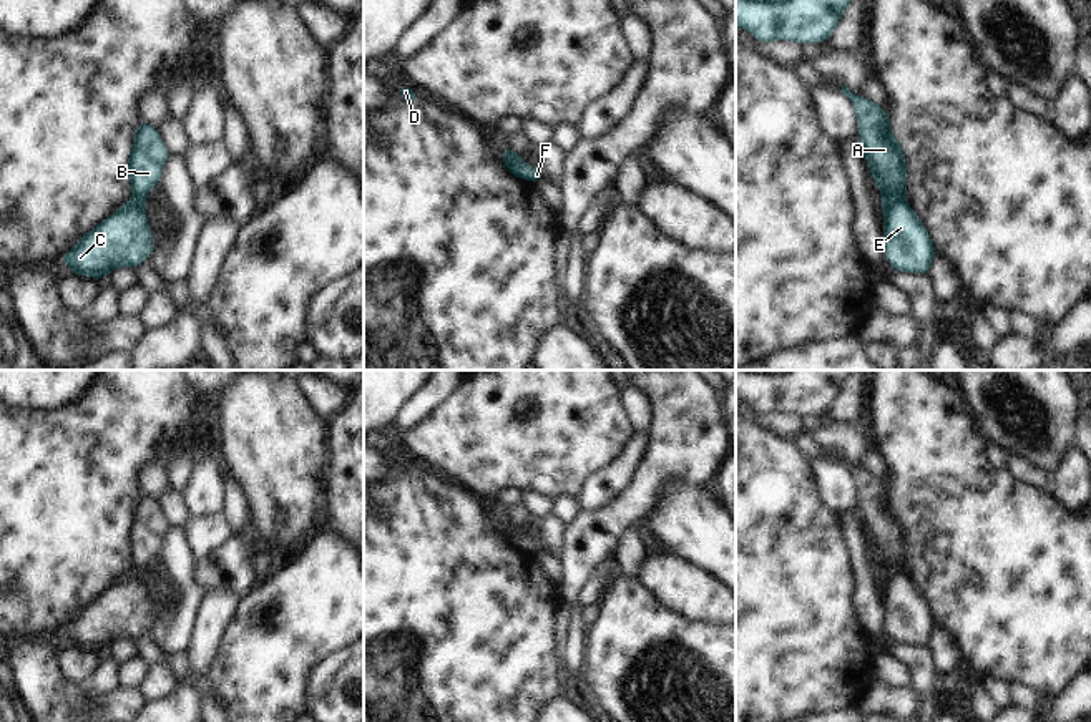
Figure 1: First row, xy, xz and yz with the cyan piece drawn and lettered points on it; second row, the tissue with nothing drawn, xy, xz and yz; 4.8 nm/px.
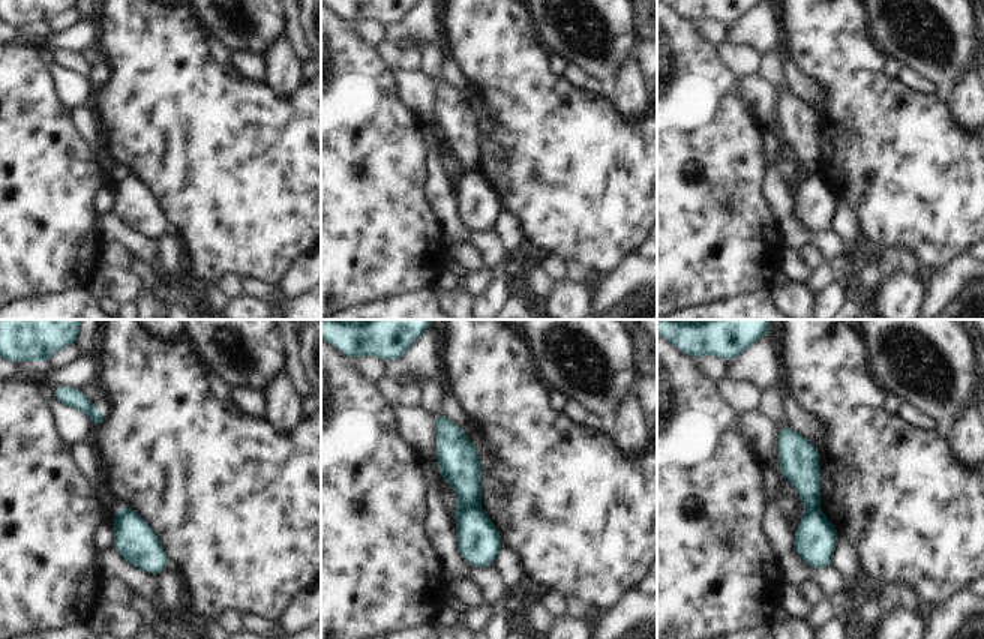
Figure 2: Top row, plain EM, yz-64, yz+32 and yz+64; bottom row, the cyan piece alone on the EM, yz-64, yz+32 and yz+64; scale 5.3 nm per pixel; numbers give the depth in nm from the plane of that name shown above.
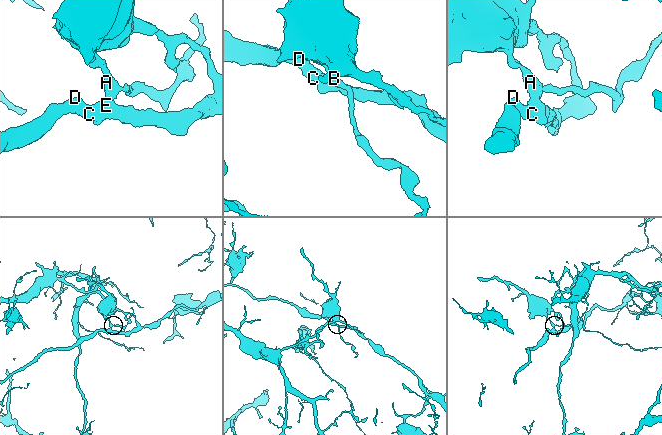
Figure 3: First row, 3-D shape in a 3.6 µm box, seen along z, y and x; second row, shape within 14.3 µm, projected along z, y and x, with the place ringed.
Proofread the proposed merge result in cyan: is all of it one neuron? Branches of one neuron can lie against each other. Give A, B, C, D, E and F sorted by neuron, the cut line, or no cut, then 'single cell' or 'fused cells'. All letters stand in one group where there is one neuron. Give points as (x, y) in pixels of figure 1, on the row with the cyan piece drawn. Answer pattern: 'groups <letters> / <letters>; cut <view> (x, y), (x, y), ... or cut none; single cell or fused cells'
groups A B F / C D E; cut yz (904, 201), (884, 203); fused cells

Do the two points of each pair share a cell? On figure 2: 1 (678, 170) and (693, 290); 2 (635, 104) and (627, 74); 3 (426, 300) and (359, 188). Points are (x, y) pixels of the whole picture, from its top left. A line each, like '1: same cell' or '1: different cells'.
1: same cell
2: same cell
3: different cells

